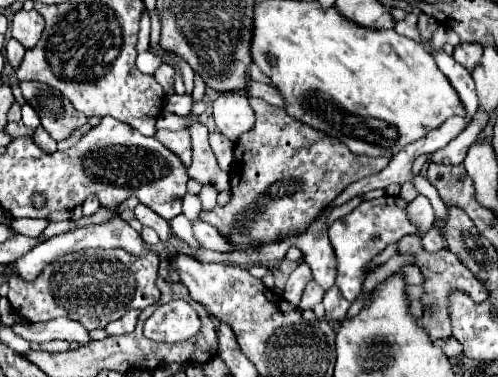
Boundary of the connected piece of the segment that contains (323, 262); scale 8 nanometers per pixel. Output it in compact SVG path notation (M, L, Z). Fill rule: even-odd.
M328 212L322 214L314 224L310 224L308 232L292 238L292 246L304 252L304 262L310 266L314 280L322 286L322 290L330 290L336 278L336 264L334 264L334 250L328 242L326 232L326 218Z

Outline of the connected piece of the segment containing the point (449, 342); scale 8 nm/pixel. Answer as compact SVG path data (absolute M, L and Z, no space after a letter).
M452 336L444 338L444 340L436 340L436 346L440 346L448 358L456 358L462 354L462 344L458 344L456 338L452 338Z

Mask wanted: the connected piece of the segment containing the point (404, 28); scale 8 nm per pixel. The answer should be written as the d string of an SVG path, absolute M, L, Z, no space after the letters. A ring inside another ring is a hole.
M408 14L408 16L404 18L404 20L396 22L394 30L396 30L398 34L402 34L402 36L408 36L408 38L414 38L414 40L418 42L418 30L416 30L416 20L418 20L418 16L416 16L416 14Z

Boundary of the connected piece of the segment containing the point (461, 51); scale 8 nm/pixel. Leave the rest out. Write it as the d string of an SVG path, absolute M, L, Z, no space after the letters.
M458 44L454 48L454 60L466 66L466 70L474 70L474 66L482 58L482 46L480 44Z

